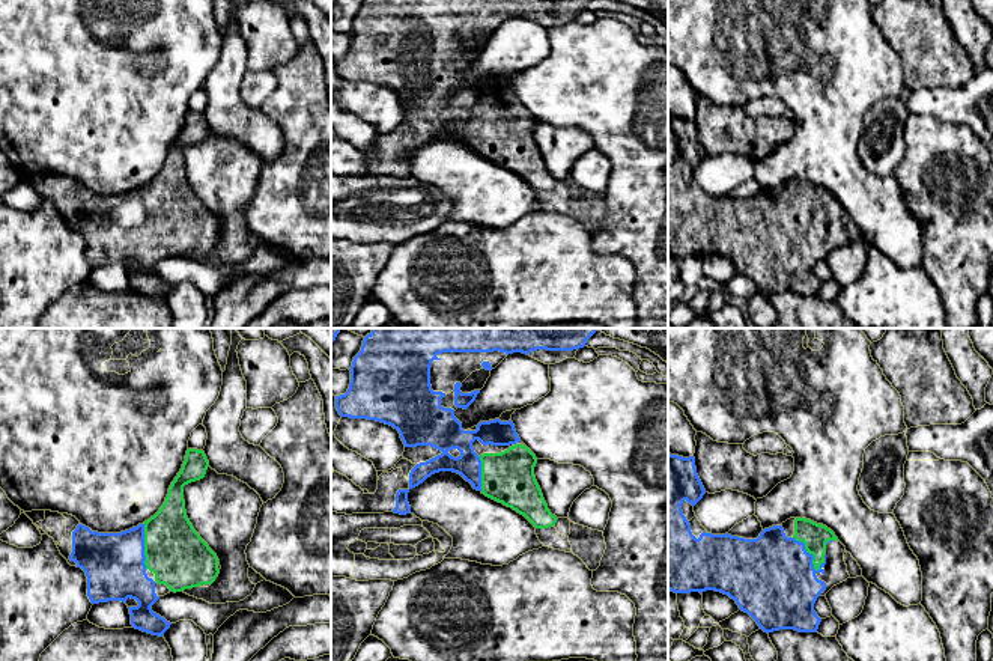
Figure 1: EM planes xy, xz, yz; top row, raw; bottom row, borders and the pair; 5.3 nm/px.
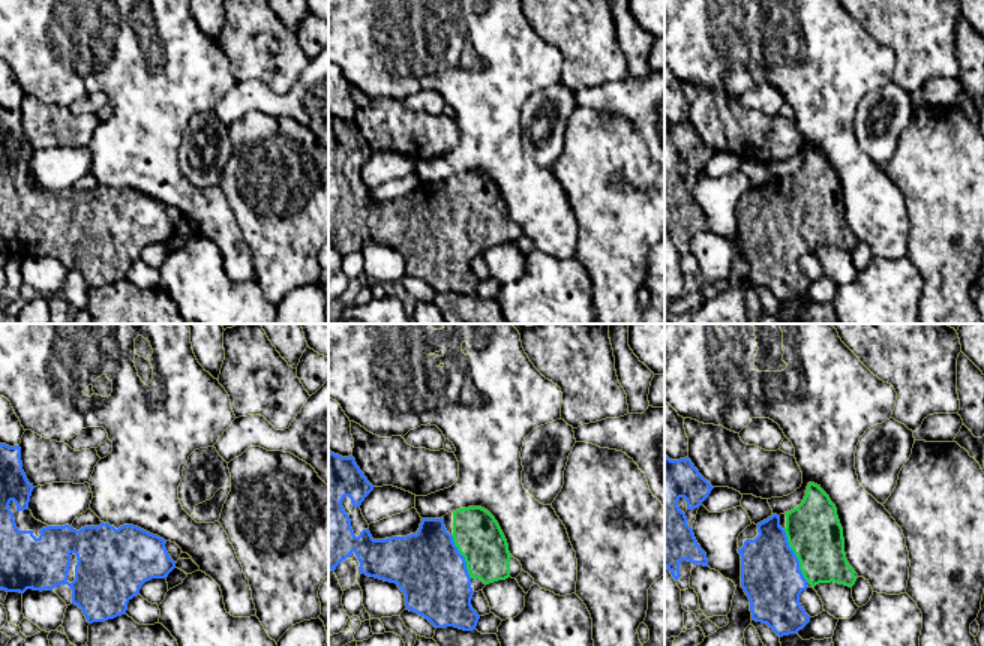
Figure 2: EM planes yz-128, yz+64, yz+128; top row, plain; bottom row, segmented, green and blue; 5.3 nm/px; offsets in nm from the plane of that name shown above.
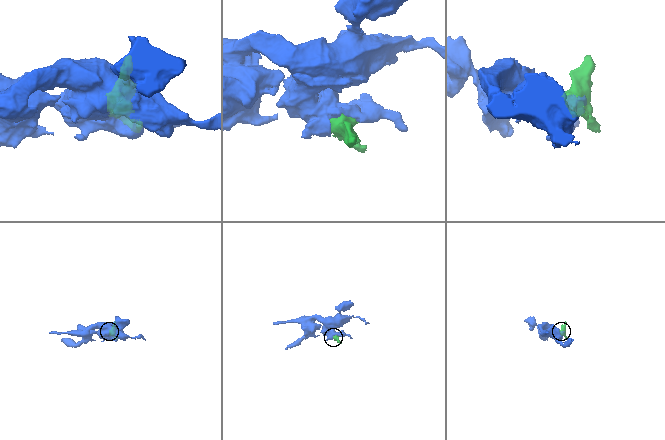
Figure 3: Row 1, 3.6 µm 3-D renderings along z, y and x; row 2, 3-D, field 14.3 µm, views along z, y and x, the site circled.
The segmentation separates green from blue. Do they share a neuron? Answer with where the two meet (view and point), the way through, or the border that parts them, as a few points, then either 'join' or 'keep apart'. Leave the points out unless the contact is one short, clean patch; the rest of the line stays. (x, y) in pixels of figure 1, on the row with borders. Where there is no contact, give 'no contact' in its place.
contact yz (810, 553); join

